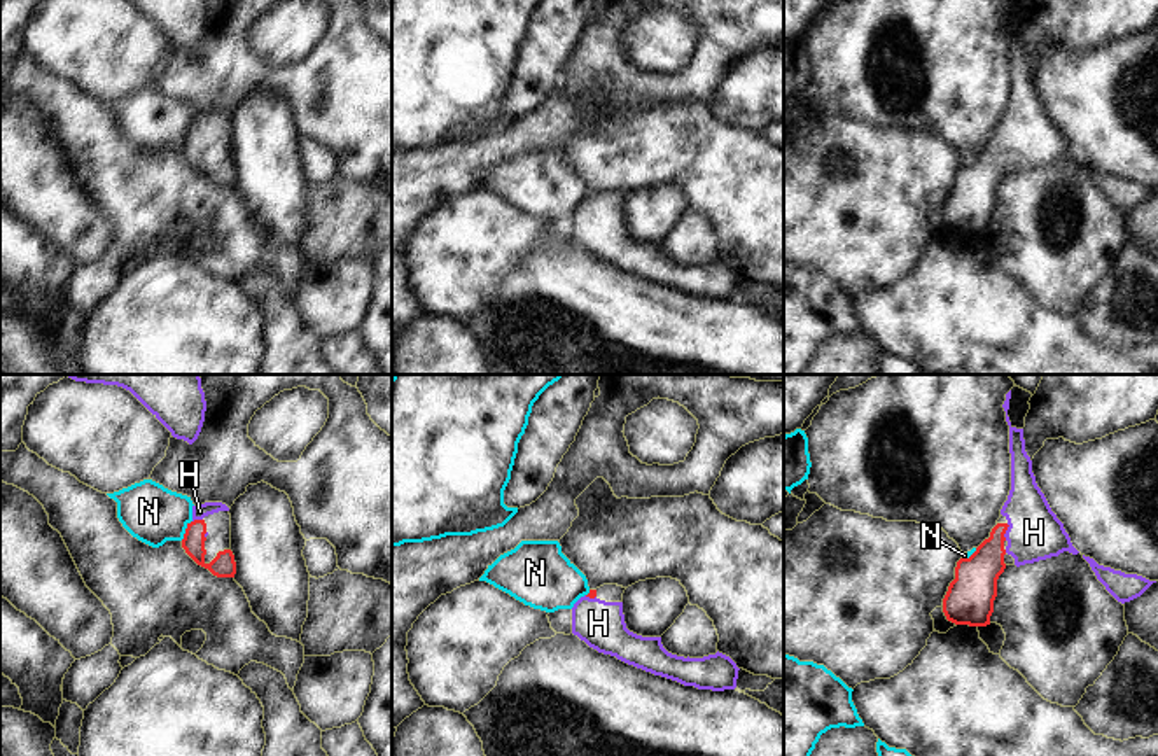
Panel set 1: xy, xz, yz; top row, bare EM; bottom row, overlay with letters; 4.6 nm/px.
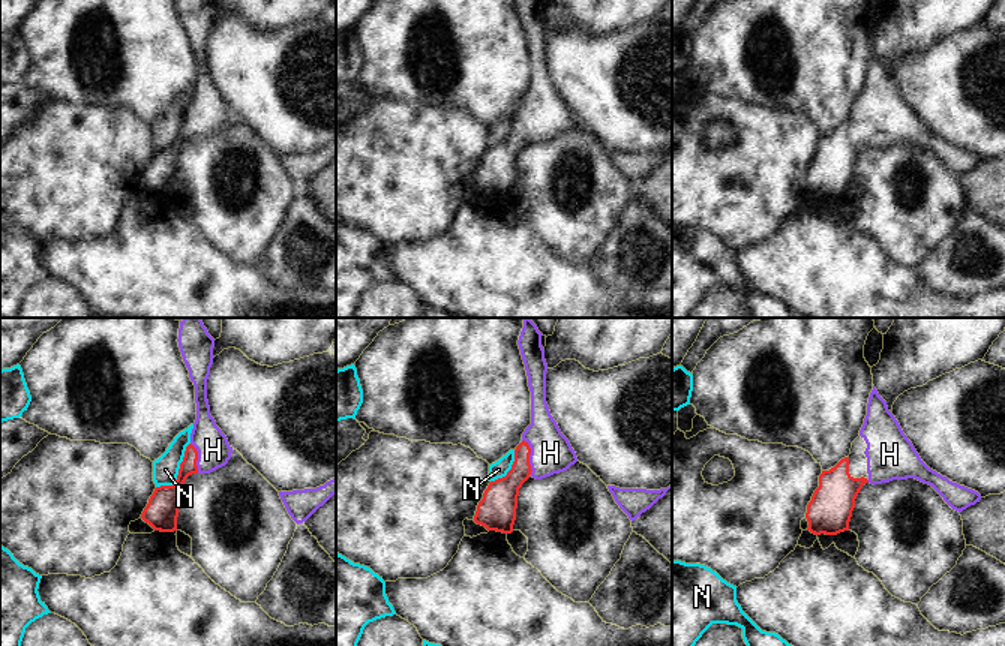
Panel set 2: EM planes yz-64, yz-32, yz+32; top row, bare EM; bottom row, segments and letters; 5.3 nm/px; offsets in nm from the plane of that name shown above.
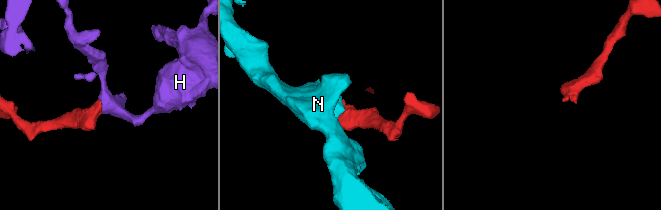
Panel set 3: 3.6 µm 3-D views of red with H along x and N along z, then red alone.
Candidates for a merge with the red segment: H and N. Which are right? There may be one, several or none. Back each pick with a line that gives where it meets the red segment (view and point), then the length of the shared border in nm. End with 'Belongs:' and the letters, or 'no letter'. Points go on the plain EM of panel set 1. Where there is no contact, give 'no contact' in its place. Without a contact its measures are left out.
H: yz (1004, 140) | 80 nm
Belongs: H

